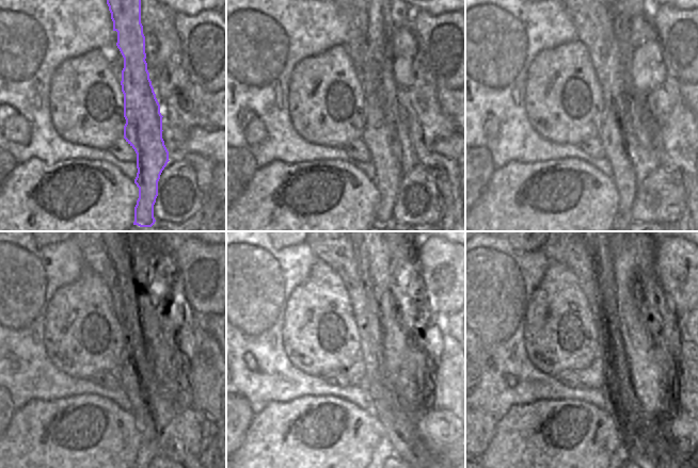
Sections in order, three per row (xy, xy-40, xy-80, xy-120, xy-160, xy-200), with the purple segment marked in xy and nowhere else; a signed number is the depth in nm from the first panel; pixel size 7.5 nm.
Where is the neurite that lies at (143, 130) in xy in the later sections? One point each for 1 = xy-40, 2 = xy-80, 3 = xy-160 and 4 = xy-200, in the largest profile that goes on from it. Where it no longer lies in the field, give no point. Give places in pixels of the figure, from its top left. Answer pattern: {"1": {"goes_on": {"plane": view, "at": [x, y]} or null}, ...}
{"1": {"goes_on": {"plane": "xy-40", "at": [379, 87]}}, "2": {"goes_on": {"plane": "xy-80", "at": [620, 108]}}, "3": {"goes_on": {"plane": "xy-160", "at": [369, 329]}}, "4": {"goes_on": {"plane": "xy-200", "at": [609, 348]}}}

